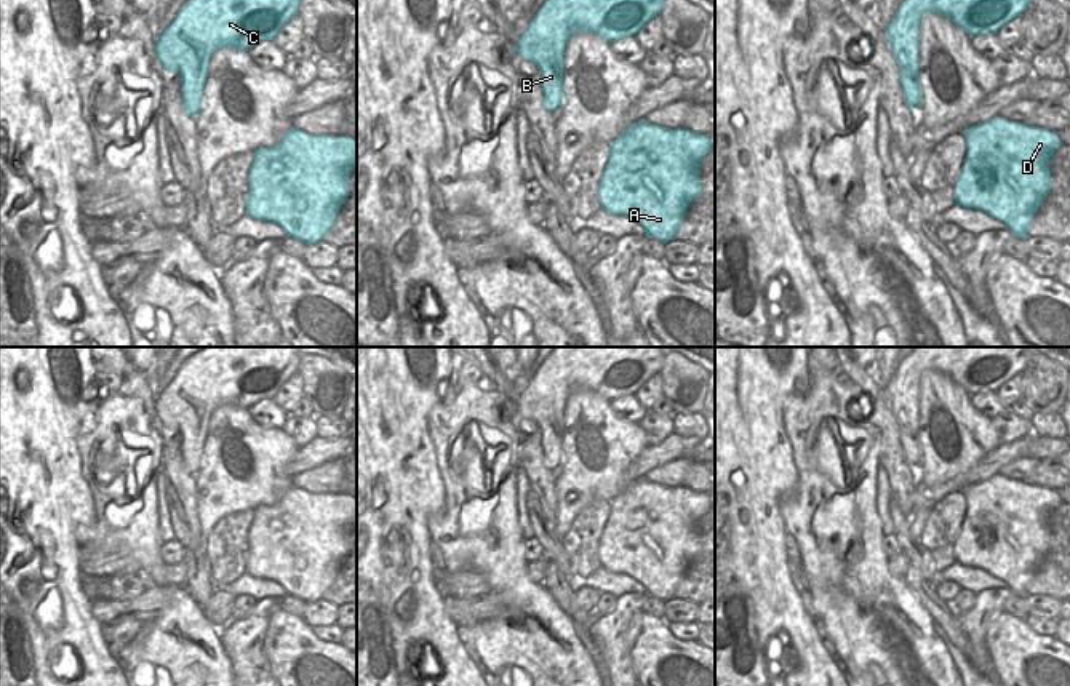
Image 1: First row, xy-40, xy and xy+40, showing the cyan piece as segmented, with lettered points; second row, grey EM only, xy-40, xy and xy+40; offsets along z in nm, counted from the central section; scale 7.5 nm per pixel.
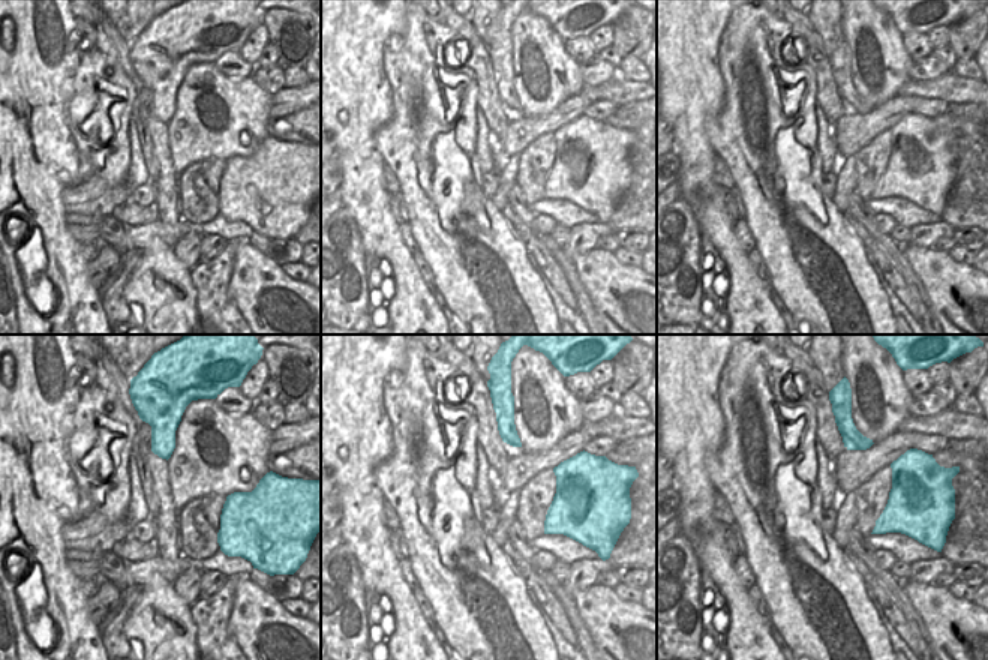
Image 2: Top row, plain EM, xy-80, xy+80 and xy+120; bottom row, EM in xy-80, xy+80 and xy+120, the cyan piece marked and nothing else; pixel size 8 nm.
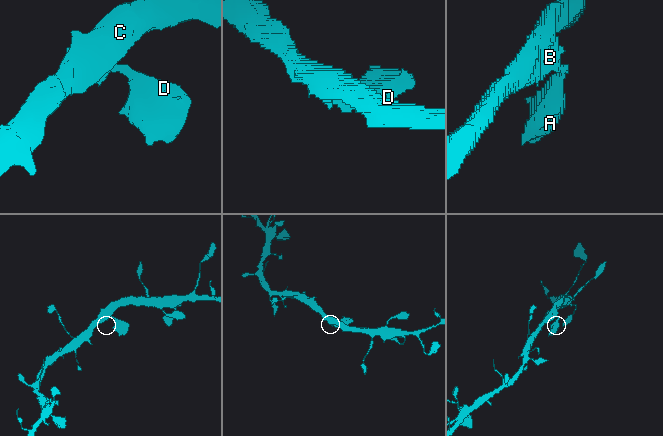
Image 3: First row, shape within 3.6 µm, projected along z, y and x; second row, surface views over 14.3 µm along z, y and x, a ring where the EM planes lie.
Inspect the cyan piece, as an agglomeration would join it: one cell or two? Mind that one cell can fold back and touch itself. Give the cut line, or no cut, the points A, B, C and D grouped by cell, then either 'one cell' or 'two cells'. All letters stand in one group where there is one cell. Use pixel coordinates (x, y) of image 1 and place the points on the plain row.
cut none; groups A B C D; one cell

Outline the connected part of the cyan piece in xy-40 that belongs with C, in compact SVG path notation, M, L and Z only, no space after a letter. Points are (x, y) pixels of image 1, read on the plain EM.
M203 347L181 365L174 379L155 395L154 416L168 430L179 432L182 467L187 475L200 470L211 413L219 406L248 409L264 398L273 398L297 373L299 360L297 347Z

